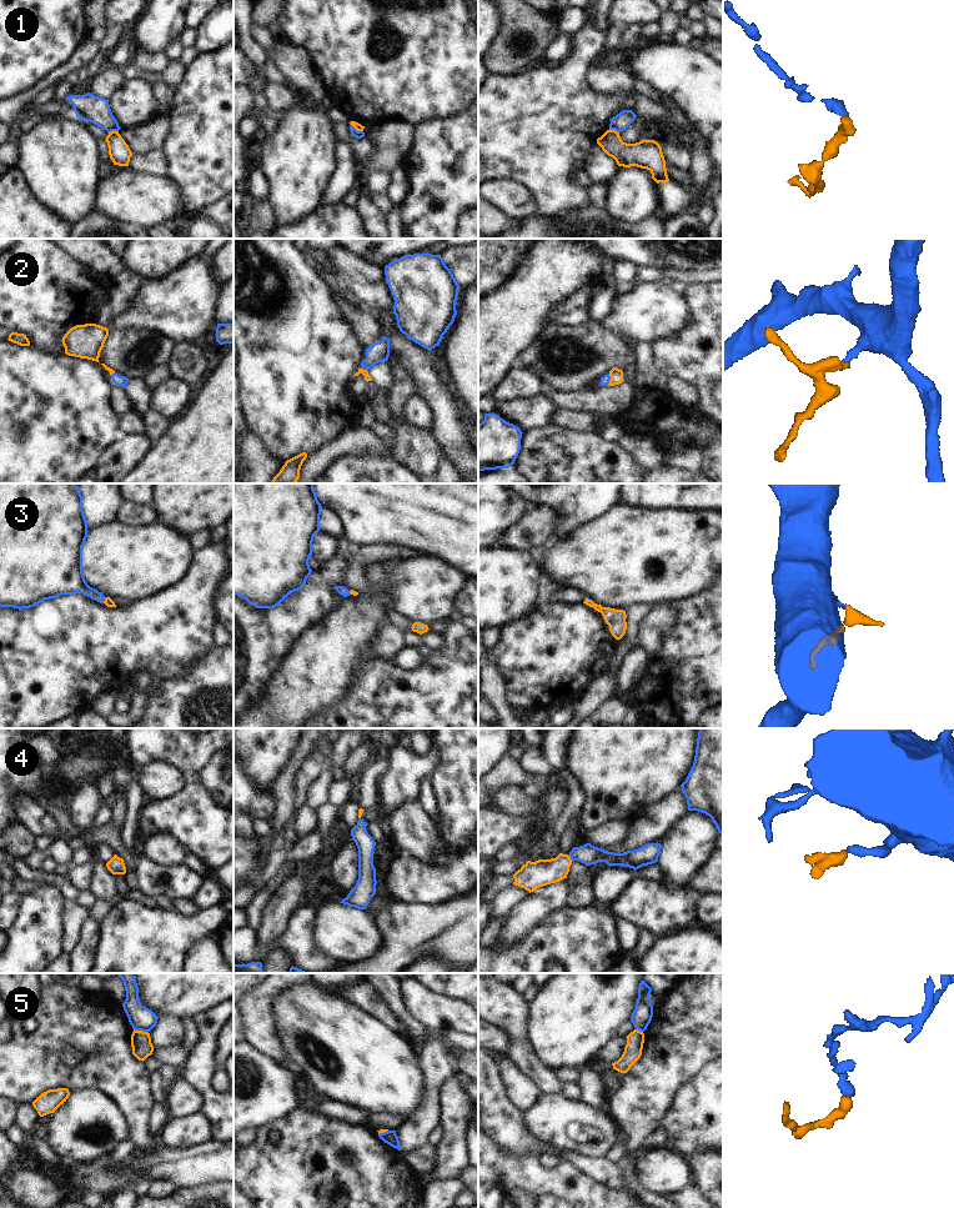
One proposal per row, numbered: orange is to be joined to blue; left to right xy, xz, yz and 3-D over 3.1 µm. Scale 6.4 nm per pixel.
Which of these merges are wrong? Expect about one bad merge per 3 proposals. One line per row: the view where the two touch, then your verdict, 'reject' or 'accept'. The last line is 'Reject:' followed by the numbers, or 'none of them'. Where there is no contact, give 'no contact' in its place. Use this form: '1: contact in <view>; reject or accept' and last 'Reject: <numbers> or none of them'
1: contact in xy; reject
2: contact in yz; accept
3: contact in xy; accept
4: contact in yz; accept
5: contact in xy; reject
Reject: 1, 5

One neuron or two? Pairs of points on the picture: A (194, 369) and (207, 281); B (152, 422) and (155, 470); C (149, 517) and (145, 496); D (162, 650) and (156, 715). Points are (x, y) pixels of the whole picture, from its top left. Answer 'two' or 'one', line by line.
A: two
B: two
C: two
D: two

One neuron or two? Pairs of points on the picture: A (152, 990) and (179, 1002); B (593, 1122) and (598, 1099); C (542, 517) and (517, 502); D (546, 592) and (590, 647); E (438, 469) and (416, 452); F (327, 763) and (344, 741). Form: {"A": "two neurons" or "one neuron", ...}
{"A": "one neuron", "B": "two neurons", "C": "two neurons", "D": "two neurons", "E": "one neuron", "F": "one neuron"}

